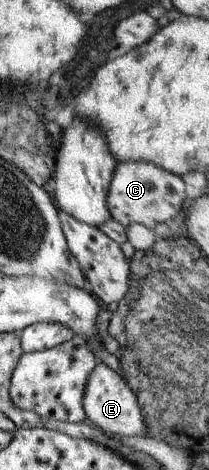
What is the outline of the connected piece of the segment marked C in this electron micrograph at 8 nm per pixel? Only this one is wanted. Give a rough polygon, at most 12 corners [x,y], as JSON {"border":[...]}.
{"border":[[146,161],[117,162],[106,193],[123,227],[170,223],[181,177]]}

